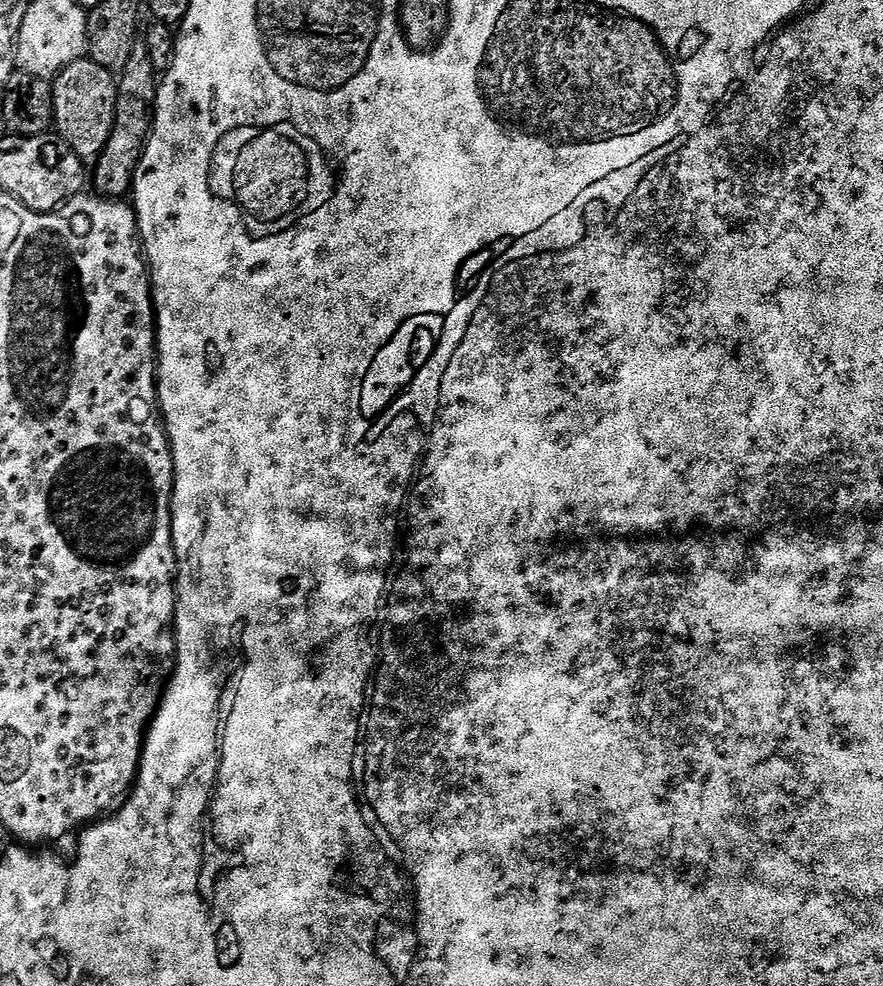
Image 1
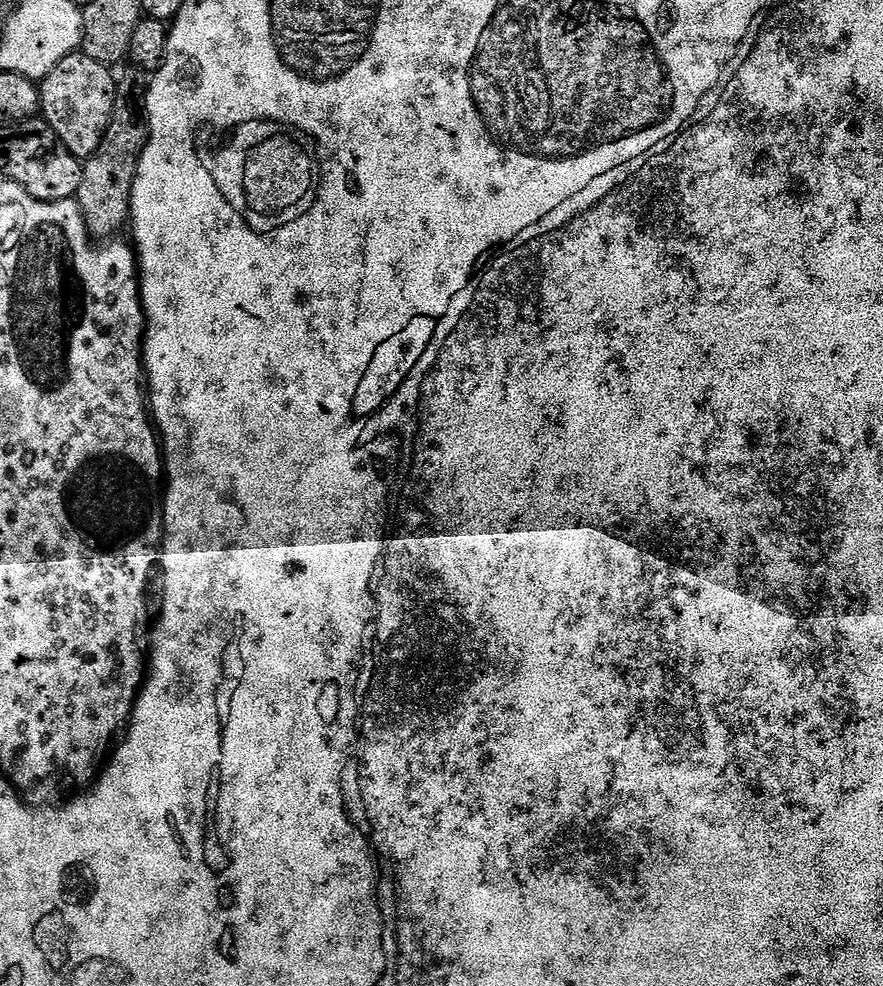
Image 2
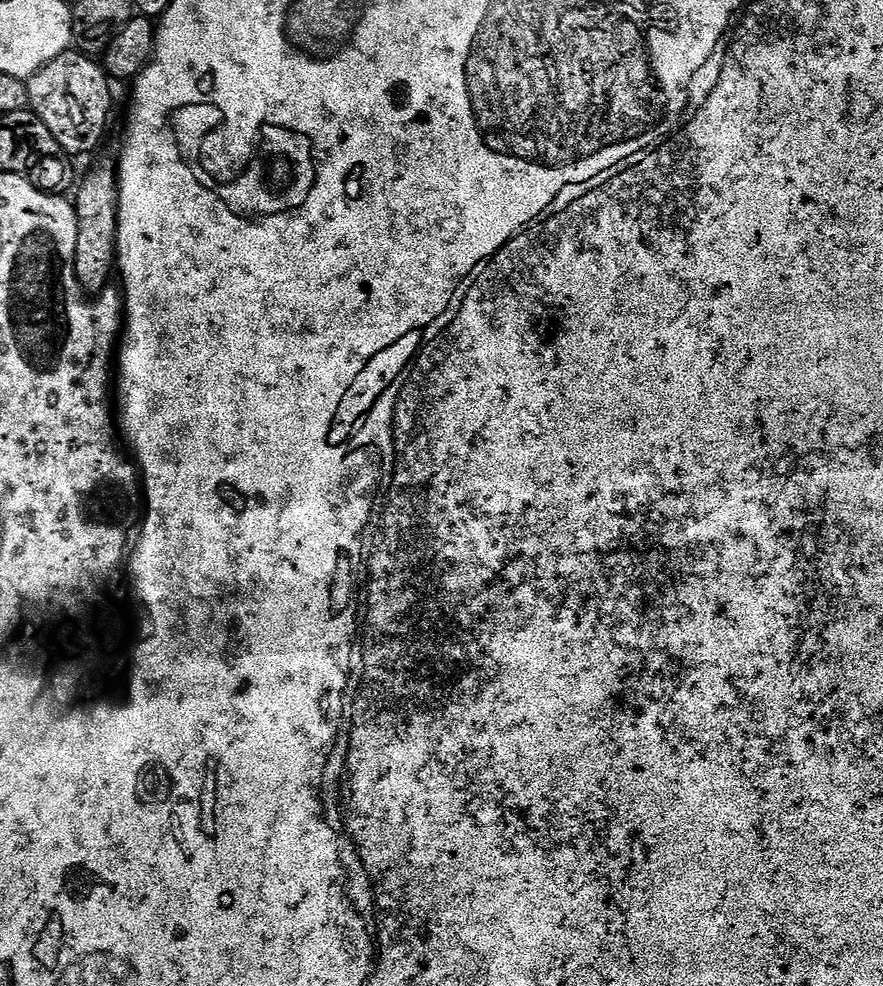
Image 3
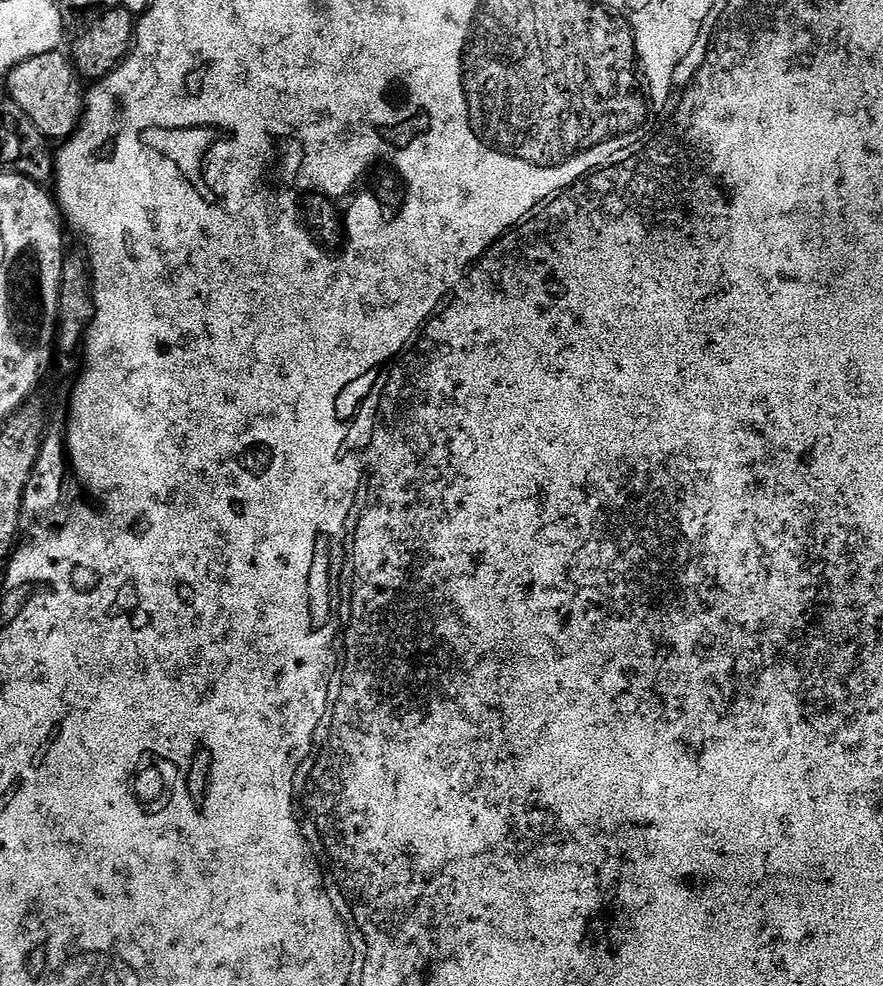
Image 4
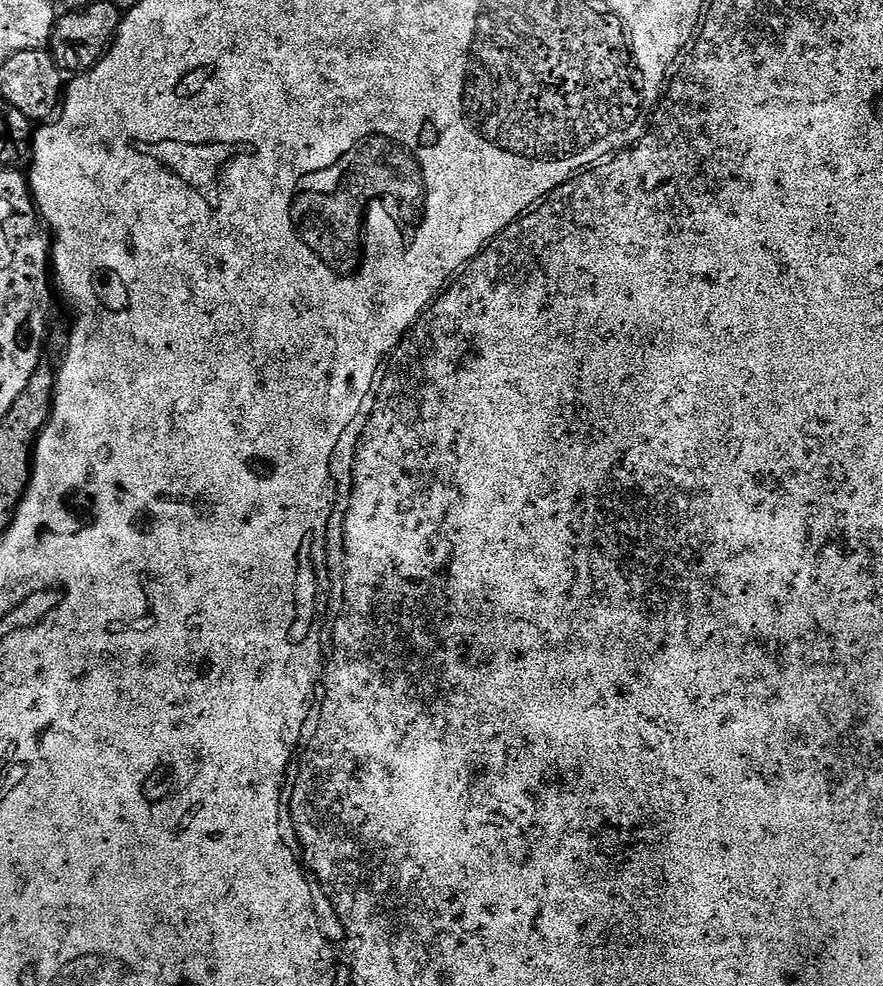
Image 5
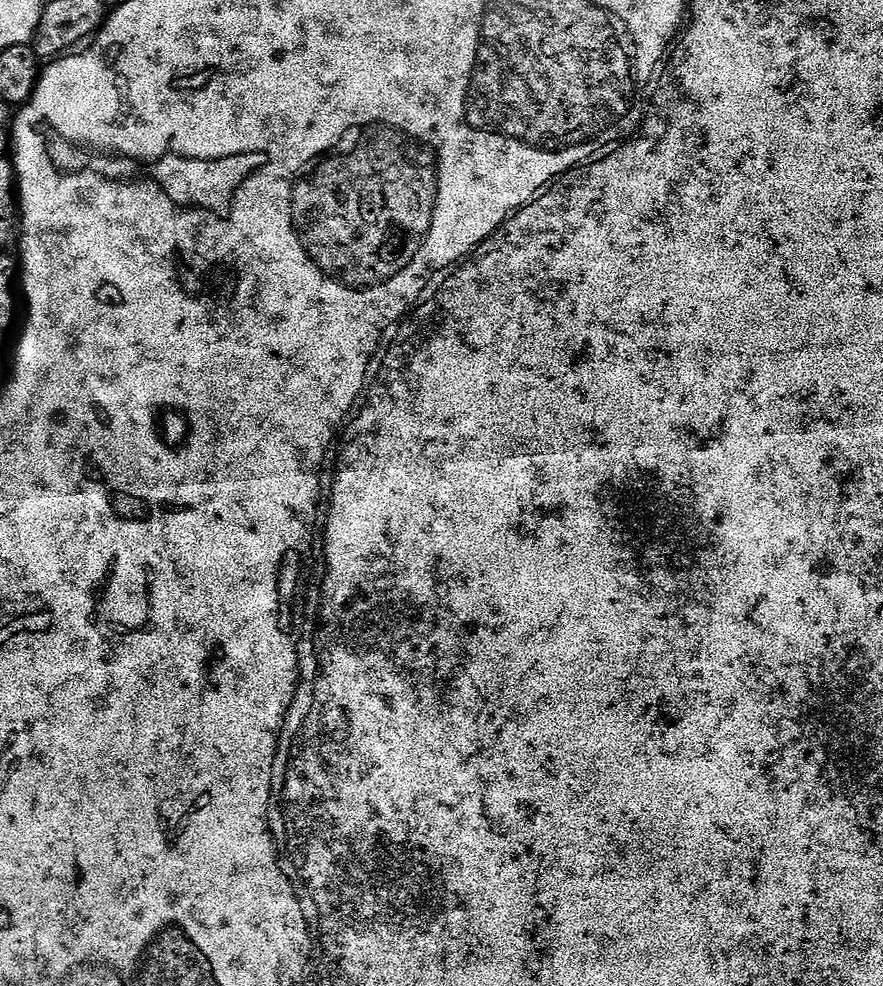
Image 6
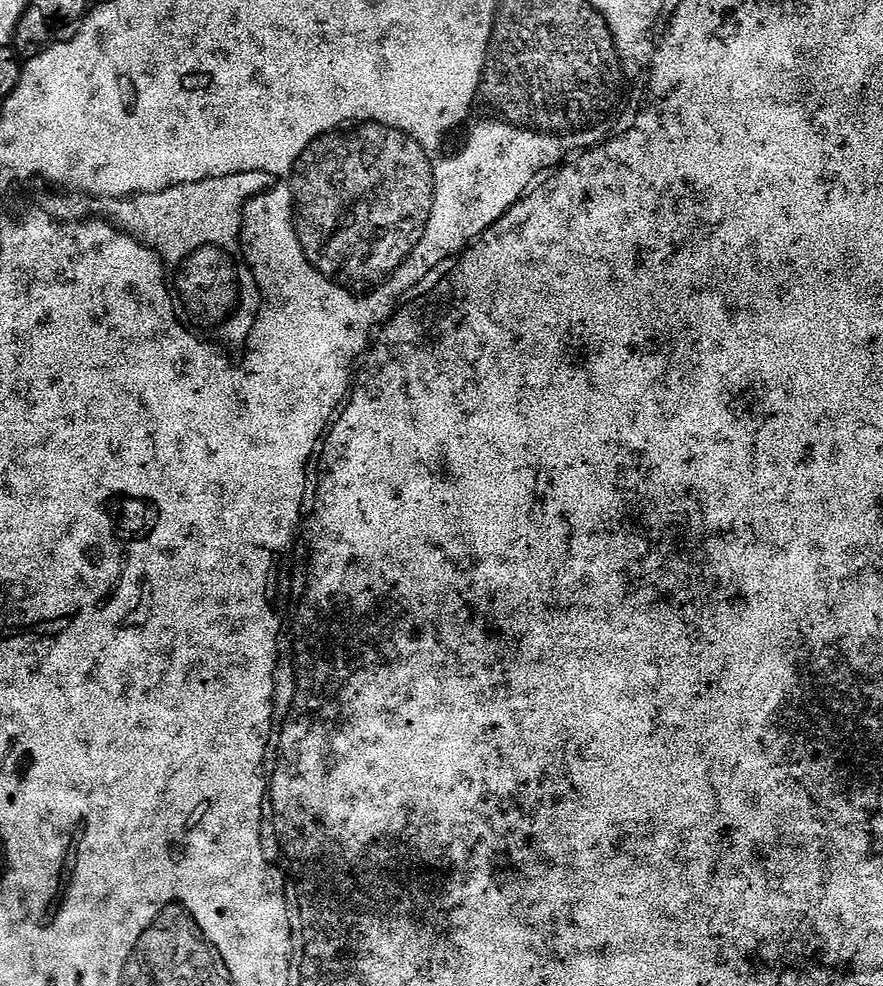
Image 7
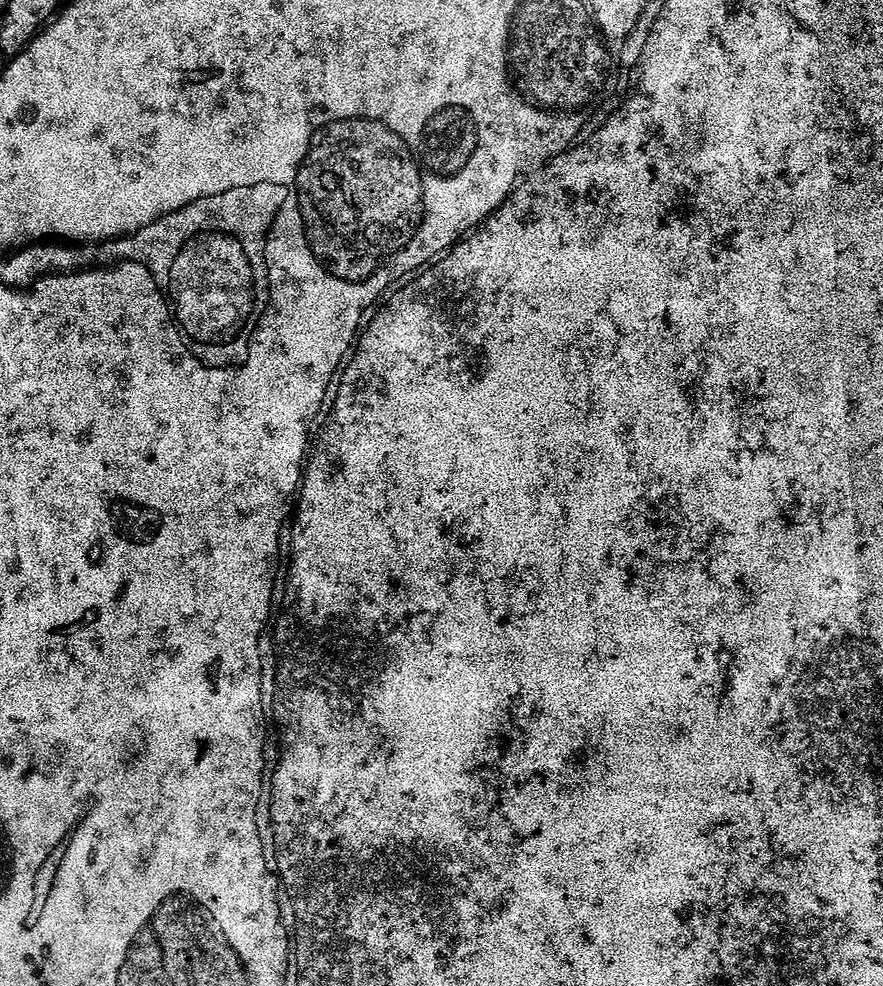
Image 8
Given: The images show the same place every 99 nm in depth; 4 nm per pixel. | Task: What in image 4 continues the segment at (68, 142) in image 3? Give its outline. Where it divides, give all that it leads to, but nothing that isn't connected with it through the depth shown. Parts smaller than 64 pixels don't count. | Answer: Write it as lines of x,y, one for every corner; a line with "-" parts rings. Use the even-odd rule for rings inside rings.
57,50
52,53
38,54
37,57
28,58
20,65
14,66
6,75
6,82
8,82
7,99
19,106
26,114
26,118
30,118
30,122
34,122
39,135
52,142
63,142
69,136
74,136
84,115
85,85
78,75
77,65
65,53
65,57
62,53
63,51

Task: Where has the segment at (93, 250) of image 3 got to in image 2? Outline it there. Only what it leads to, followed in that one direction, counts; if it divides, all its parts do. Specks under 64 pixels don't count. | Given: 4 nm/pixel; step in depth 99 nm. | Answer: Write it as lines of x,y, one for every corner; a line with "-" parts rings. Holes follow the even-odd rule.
131,67
115,69
116,101
102,142
94,155
83,161
80,185
75,194
76,205
84,216
89,233
96,238
110,238
120,227
125,227
132,202
132,178
136,170
138,153
146,136
142,119
142,101
146,91
145,77
135,76

